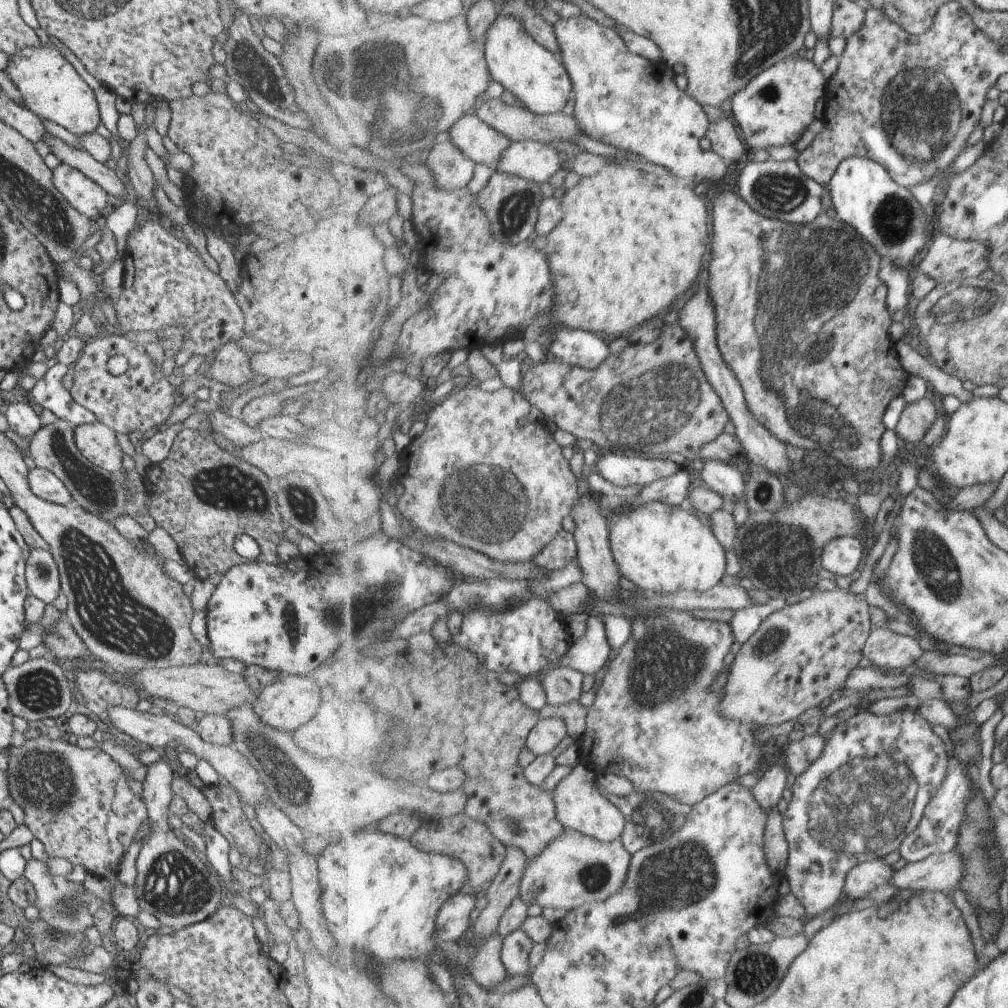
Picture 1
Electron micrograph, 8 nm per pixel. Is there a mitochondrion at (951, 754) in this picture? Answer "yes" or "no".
no

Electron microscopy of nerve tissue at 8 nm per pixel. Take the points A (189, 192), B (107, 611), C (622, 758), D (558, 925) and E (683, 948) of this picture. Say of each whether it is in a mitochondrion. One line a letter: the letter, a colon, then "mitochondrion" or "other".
A: other
B: mitochondrion
C: other
D: other
E: other

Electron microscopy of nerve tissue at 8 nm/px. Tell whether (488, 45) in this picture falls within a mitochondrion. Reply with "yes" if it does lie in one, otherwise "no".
no

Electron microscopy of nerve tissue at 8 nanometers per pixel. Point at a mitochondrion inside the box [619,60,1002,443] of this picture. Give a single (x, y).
(922, 112)

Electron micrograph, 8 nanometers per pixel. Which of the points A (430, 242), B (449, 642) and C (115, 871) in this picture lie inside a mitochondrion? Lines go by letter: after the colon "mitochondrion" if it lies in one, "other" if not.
A: other
B: other
C: other

